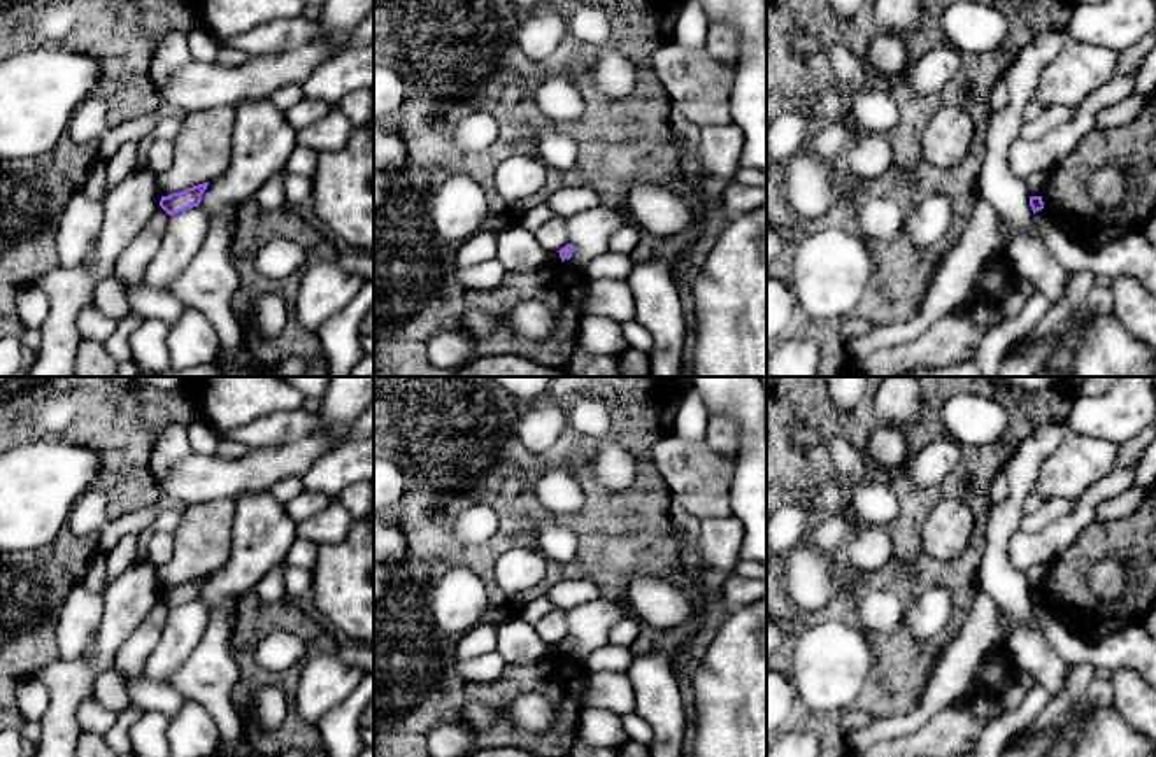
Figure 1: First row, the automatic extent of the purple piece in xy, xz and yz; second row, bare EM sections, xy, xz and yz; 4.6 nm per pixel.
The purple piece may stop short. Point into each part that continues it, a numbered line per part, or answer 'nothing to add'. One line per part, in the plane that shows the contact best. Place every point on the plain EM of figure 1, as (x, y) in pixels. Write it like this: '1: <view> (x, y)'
nothing to add

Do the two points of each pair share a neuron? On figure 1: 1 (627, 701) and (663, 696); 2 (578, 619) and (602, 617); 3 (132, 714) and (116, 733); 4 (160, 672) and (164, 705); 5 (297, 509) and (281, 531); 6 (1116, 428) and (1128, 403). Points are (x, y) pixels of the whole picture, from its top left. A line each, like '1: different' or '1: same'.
1: different
2: same
3: same
4: different
5: different
6: same

